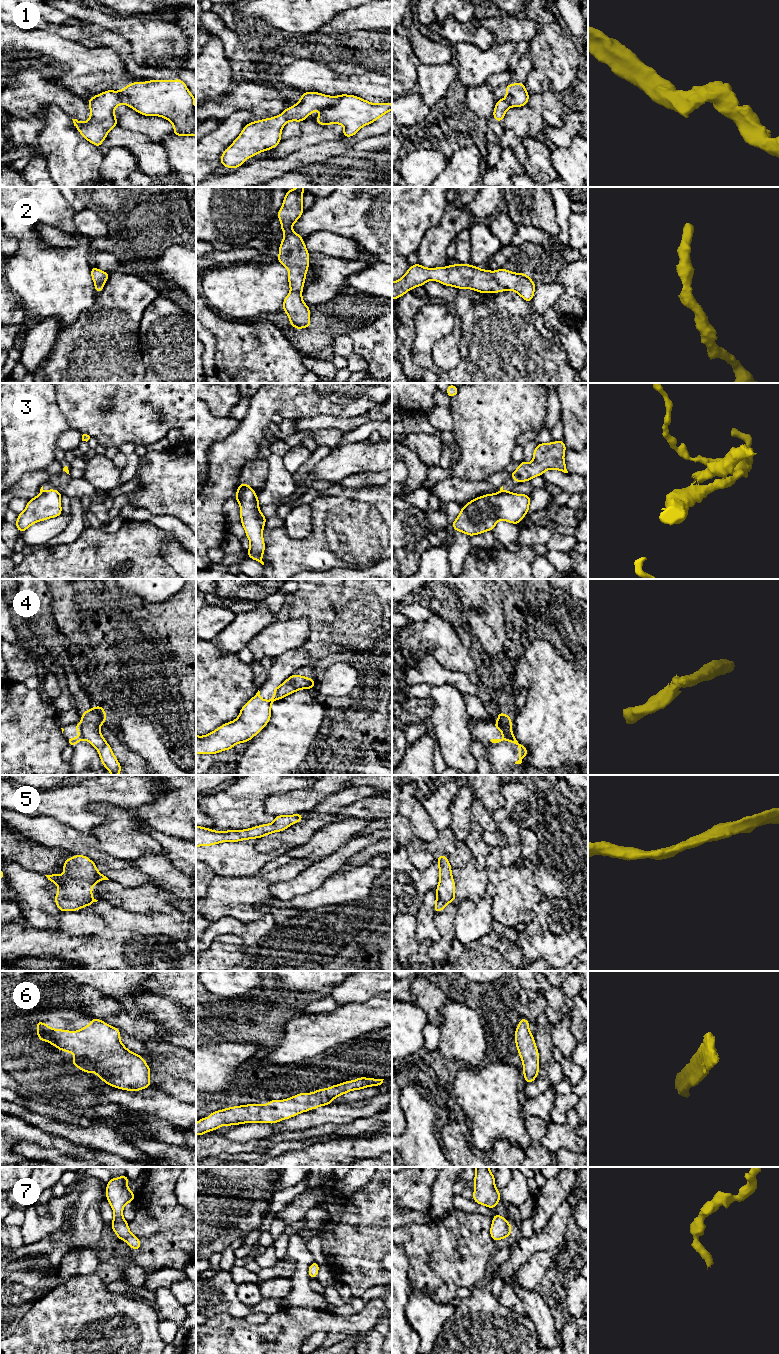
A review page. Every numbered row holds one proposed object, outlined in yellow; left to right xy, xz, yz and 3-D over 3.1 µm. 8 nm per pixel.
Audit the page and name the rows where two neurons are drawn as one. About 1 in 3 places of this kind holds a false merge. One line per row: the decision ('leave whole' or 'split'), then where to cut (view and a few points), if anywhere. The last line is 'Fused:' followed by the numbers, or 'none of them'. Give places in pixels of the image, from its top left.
1: split; cut xz (337, 97), (334, 103), (321, 110)
2: leave whole; cut none
3: split; cut yz (510, 491), (499, 492)
4: split; cut yz (497, 723), (505, 733), (511, 731)
5: leave whole; cut none
6: leave whole; cut none
7: leave whole; cut none
Fused: 1, 3, 4

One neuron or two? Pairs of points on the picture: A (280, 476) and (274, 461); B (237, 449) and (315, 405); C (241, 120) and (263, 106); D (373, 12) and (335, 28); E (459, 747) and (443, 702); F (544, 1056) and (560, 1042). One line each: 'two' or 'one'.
A: one
B: one
C: two
D: one
E: one
F: two

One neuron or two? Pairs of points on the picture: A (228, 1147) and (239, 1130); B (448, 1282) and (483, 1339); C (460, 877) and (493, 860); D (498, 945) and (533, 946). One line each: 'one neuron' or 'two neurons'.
A: two neurons
B: two neurons
C: two neurons
D: two neurons

